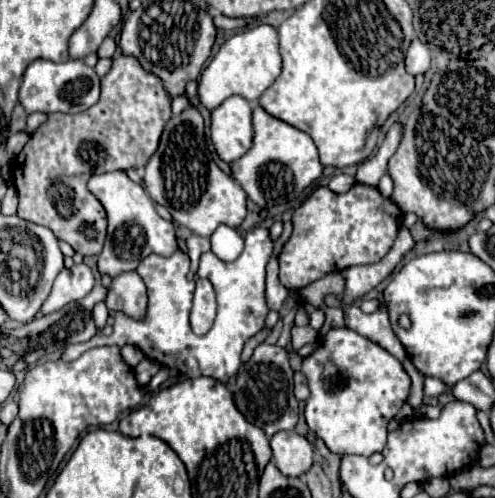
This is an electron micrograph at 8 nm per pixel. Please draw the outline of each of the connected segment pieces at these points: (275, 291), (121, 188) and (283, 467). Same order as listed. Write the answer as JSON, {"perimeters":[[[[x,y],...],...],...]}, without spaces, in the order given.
{"perimeters":[[[[273,256],[267,264],[267,290],[265,290],[265,296],[267,296],[267,306],[271,310],[279,310],[287,298],[287,288],[279,282],[277,278],[277,256]]],[[[123,170],[95,174],[89,180],[89,192],[103,204],[107,218],[109,218],[109,230],[105,246],[99,254],[99,272],[109,274],[115,278],[121,272],[135,270],[141,262],[141,258],[149,254],[159,256],[171,256],[177,250],[177,238],[175,238],[175,224],[173,220],[165,220],[155,212],[153,200],[143,190],[141,184],[133,182]]],[[[289,430],[271,438],[273,462],[285,476],[301,476],[313,464],[313,446],[305,436]]]]}

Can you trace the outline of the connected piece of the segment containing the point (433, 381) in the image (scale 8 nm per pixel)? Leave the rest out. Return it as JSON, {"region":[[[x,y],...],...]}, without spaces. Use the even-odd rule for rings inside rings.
{"region":[[[427,378],[425,380],[425,394],[427,396],[439,396],[439,394],[443,394],[447,388],[445,388],[445,384],[441,382],[441,380],[437,380],[437,378]]]}

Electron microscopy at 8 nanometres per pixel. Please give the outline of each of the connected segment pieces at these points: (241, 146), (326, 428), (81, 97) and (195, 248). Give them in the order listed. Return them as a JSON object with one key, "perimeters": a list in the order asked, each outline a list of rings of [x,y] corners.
{"perimeters":[[[[229,96],[211,110],[211,140],[227,164],[241,158],[253,146],[251,104],[241,96]]],[[[331,328],[319,342],[317,342],[317,346],[315,346],[315,350],[307,356],[307,358],[303,358],[301,360],[301,374],[307,378],[307,382],[309,382],[309,390],[311,390],[311,396],[309,396],[309,400],[307,400],[307,404],[305,404],[305,420],[307,420],[307,426],[327,444],[327,448],[331,450],[331,452],[335,452],[335,454],[361,454],[361,456],[371,456],[373,452],[381,452],[383,448],[385,448],[385,442],[387,442],[387,424],[389,424],[389,420],[399,412],[399,408],[405,404],[405,400],[407,400],[407,394],[409,394],[409,386],[411,386],[411,380],[409,380],[409,374],[403,370],[403,364],[395,358],[395,356],[391,356],[385,348],[381,348],[379,344],[373,344],[369,338],[365,338],[365,336],[361,336],[361,334],[357,334],[355,330],[351,330],[351,328]]],[[[35,60],[27,66],[21,88],[19,88],[19,104],[27,114],[33,112],[83,112],[91,108],[99,100],[99,76],[93,68],[89,68],[83,60],[69,62],[51,62],[51,60]]],[[[191,234],[191,236],[187,238],[187,254],[191,256],[193,266],[199,262],[199,256],[205,254],[205,252],[209,252],[209,250],[211,250],[211,246],[209,246],[209,238],[205,238],[205,236],[197,236],[197,234]]]]}

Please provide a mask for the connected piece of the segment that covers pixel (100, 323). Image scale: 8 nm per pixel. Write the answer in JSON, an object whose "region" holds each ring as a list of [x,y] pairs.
{"region":[[[100,302],[95,305],[93,309],[93,319],[98,329],[103,329],[107,323],[109,317],[109,310],[104,302]]]}

